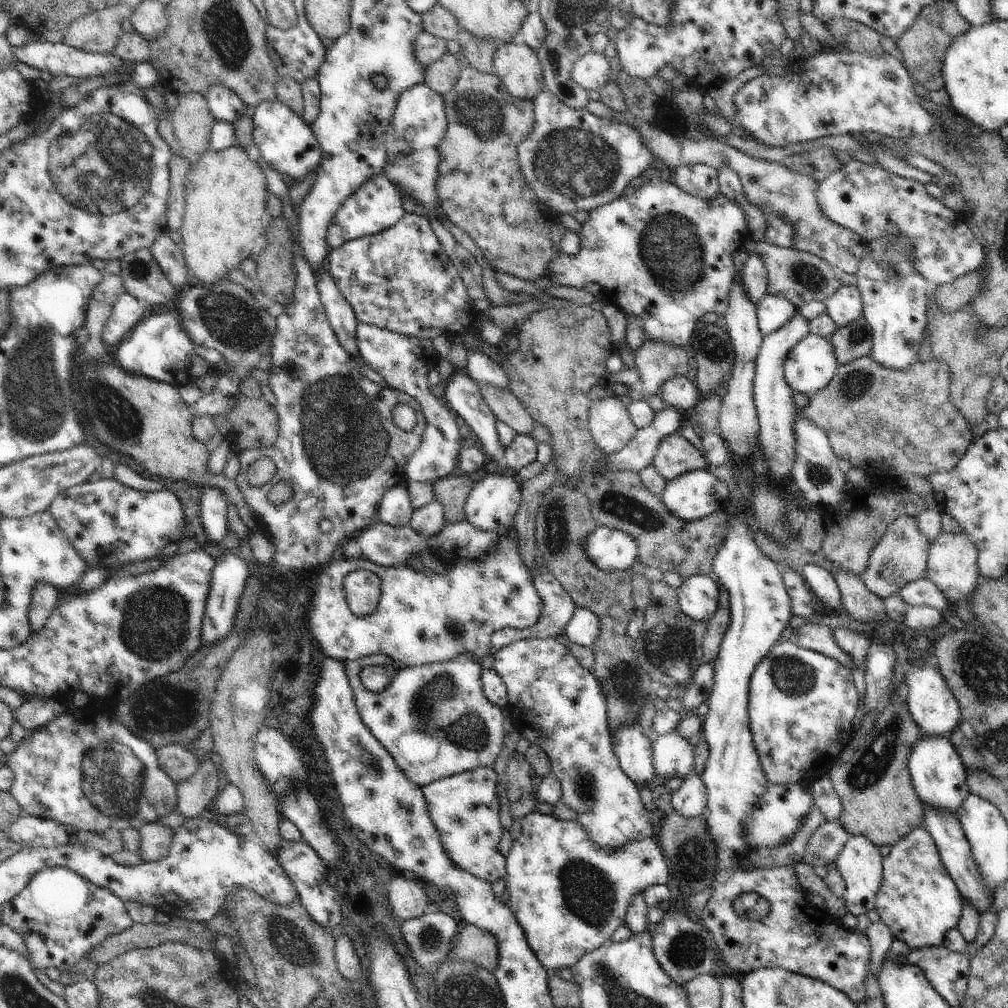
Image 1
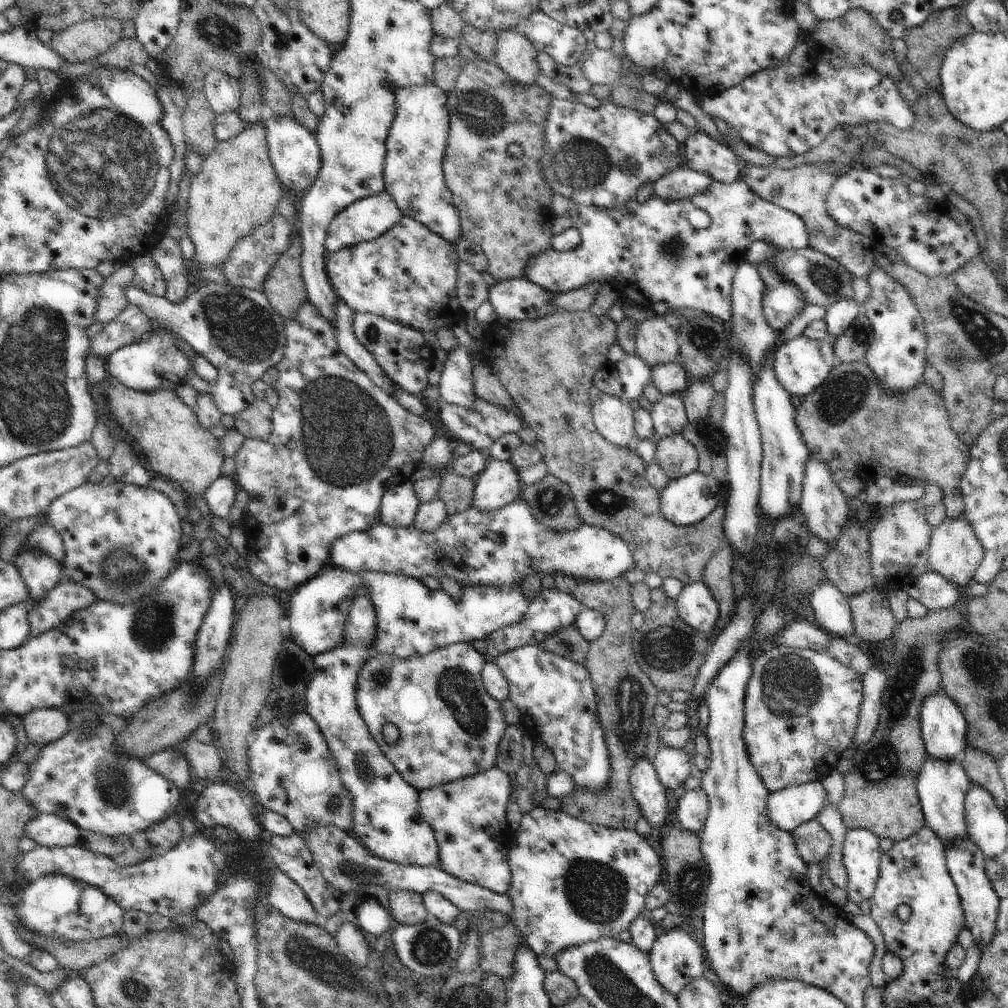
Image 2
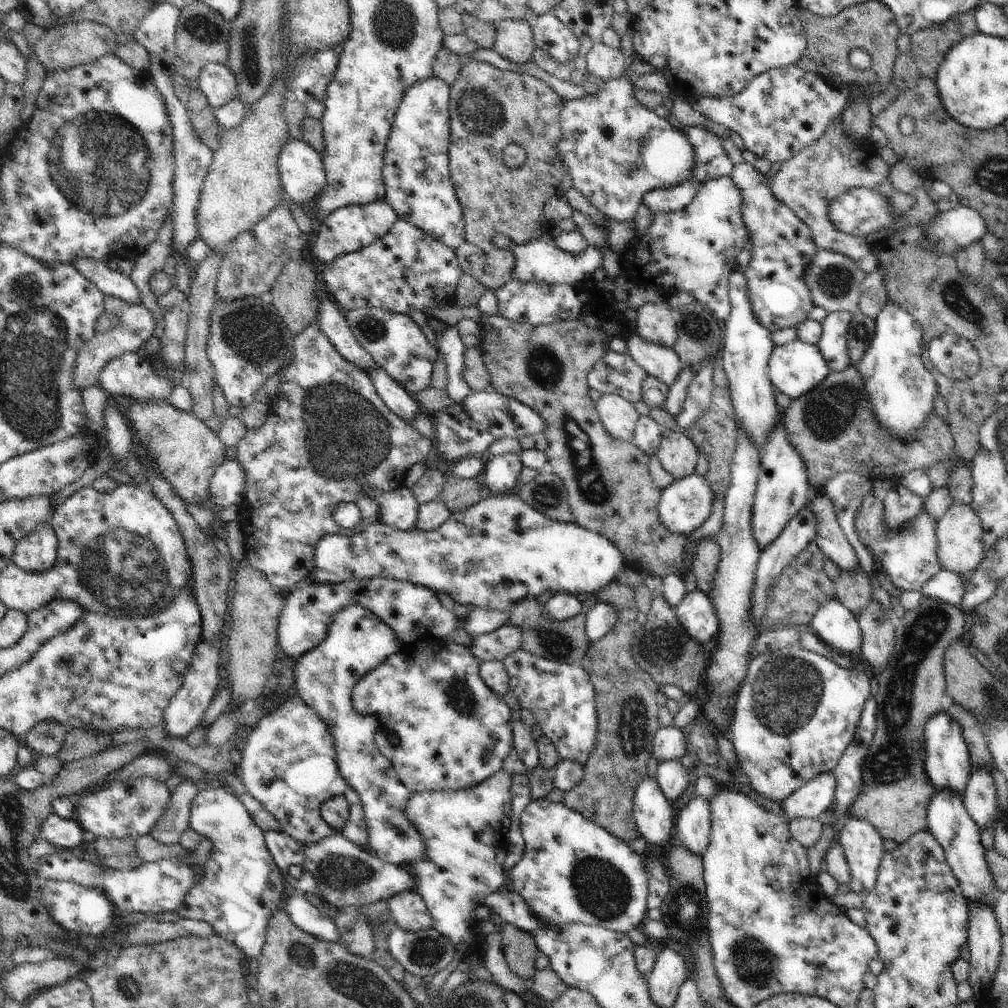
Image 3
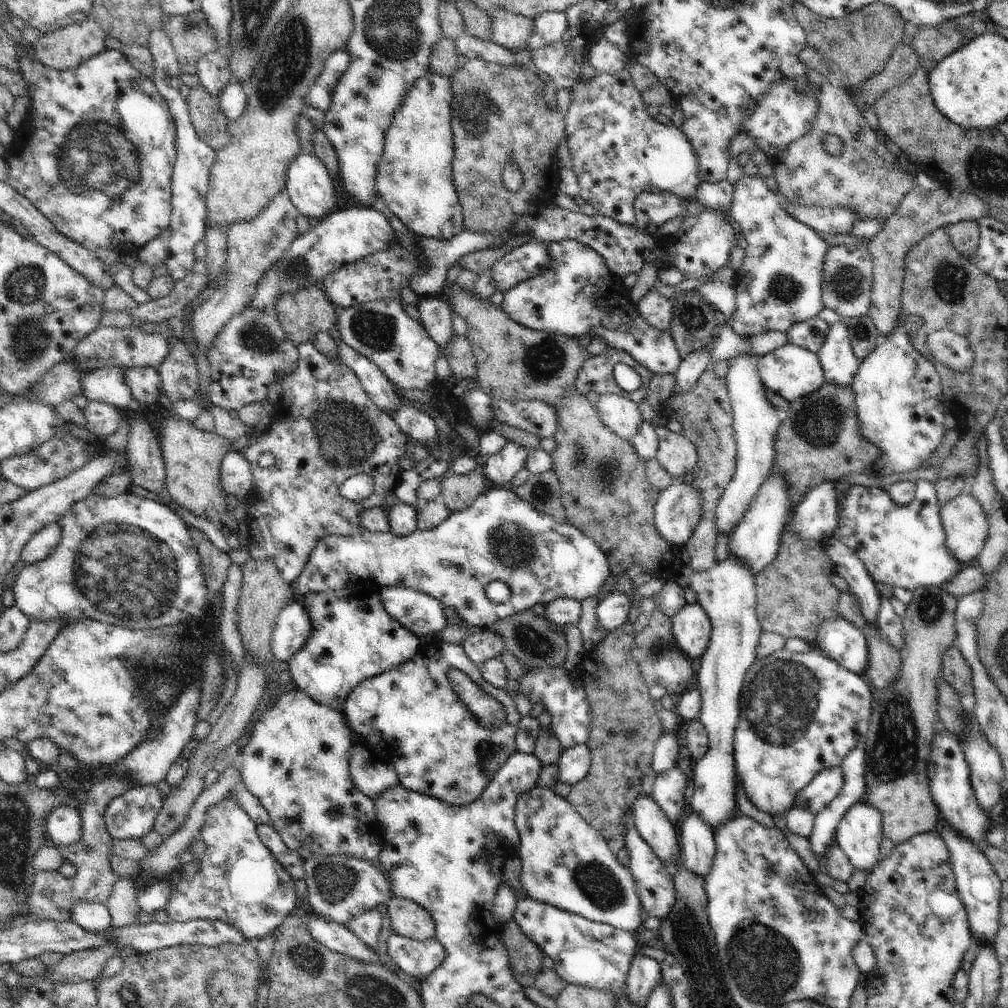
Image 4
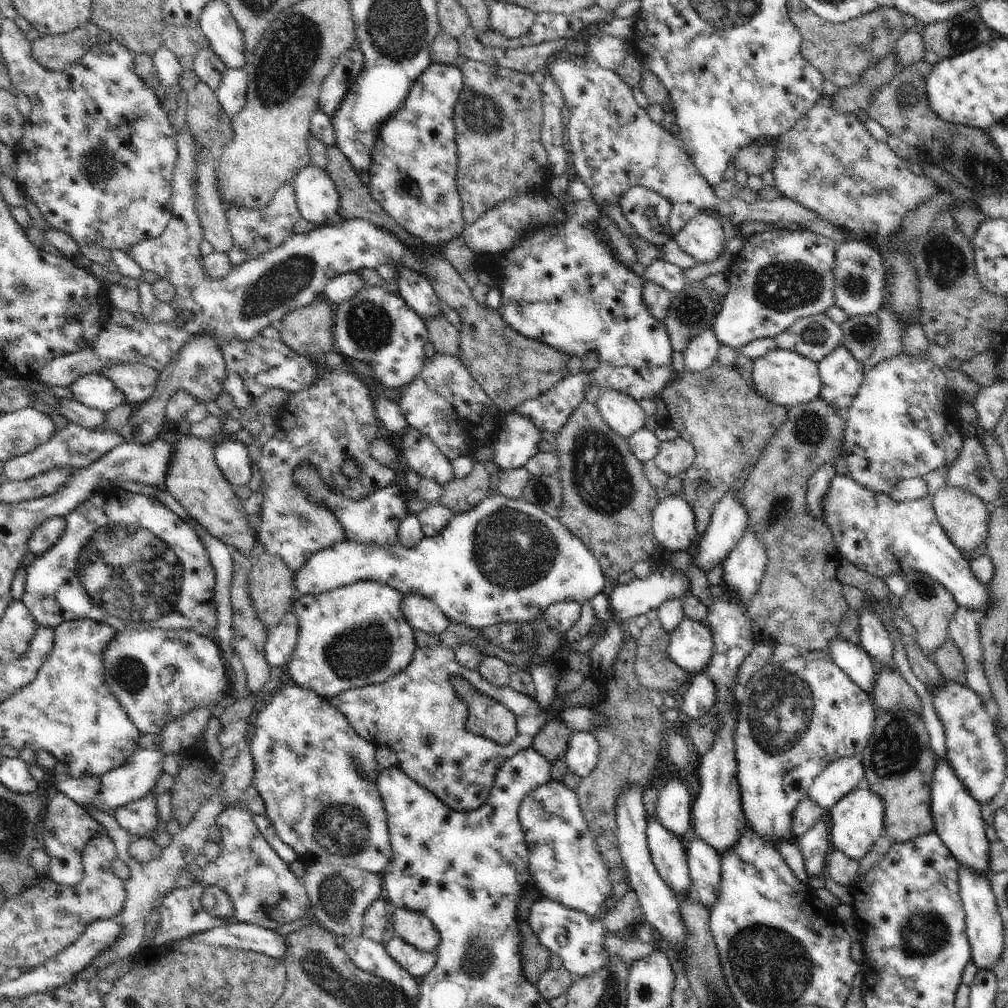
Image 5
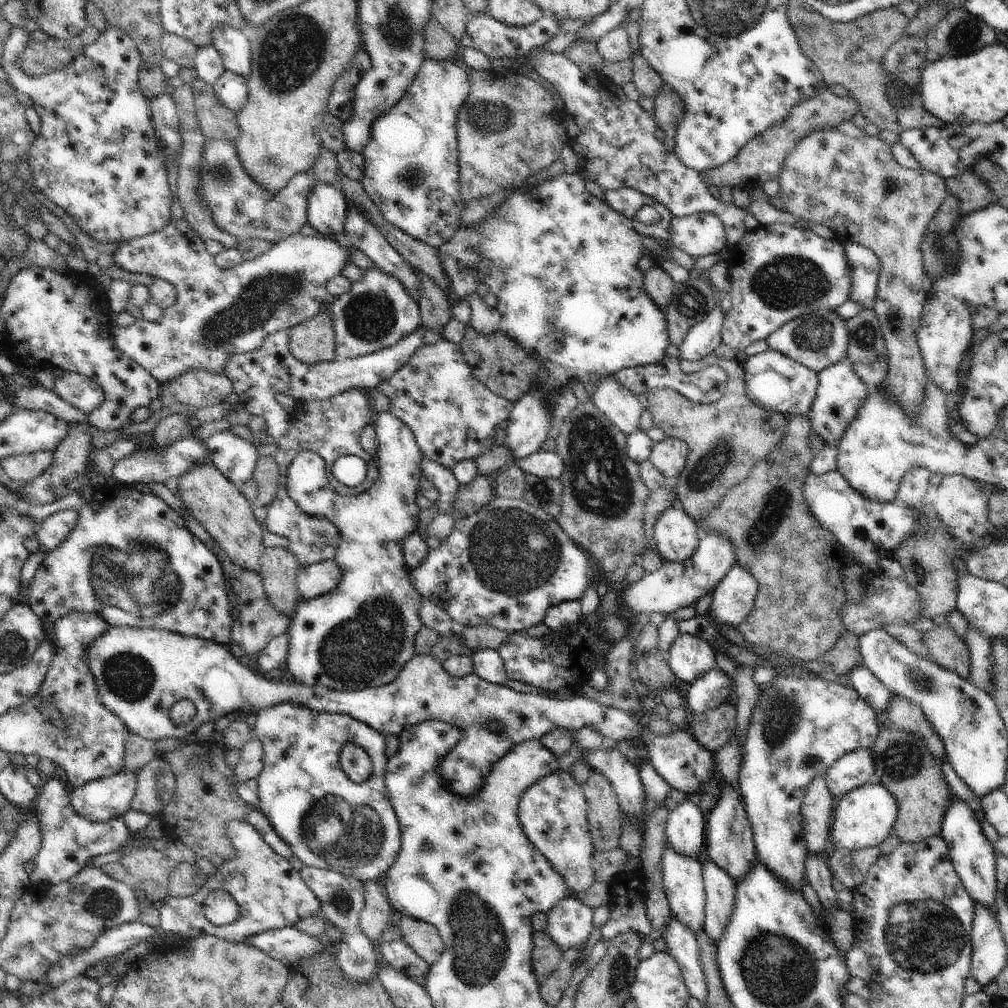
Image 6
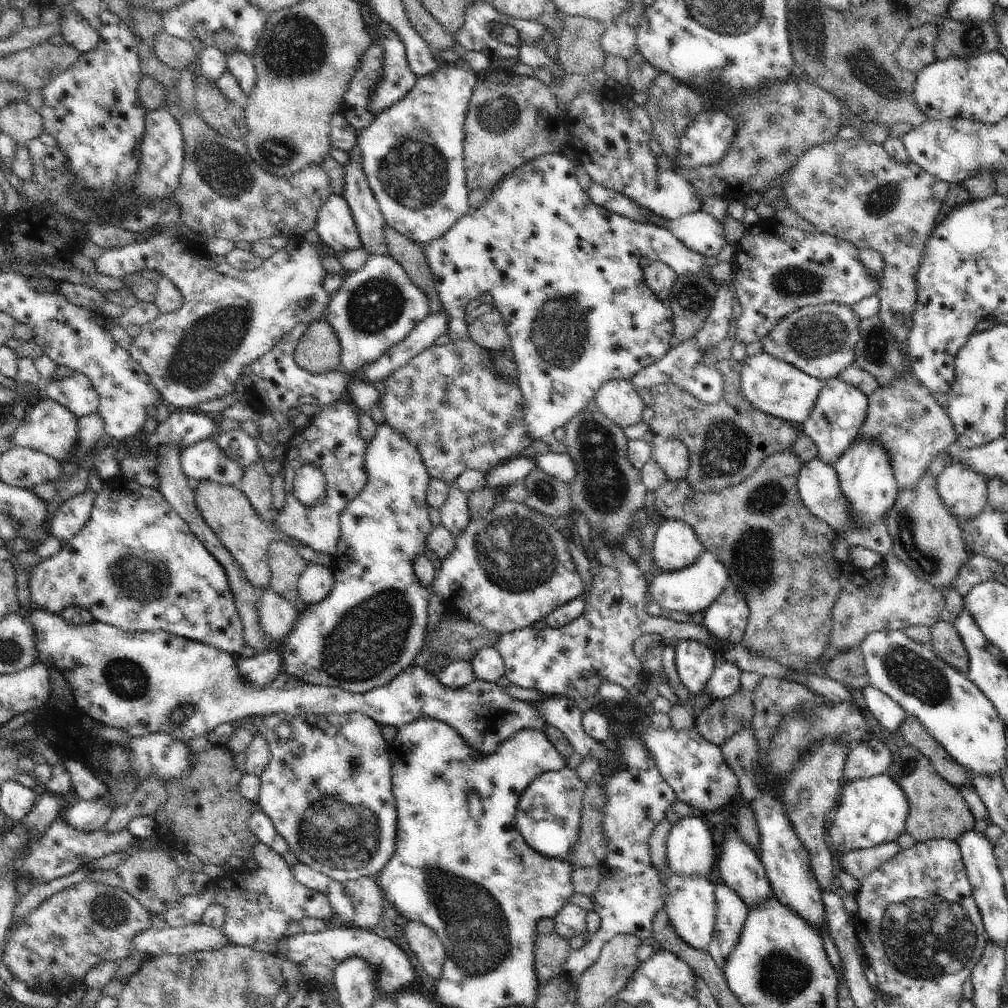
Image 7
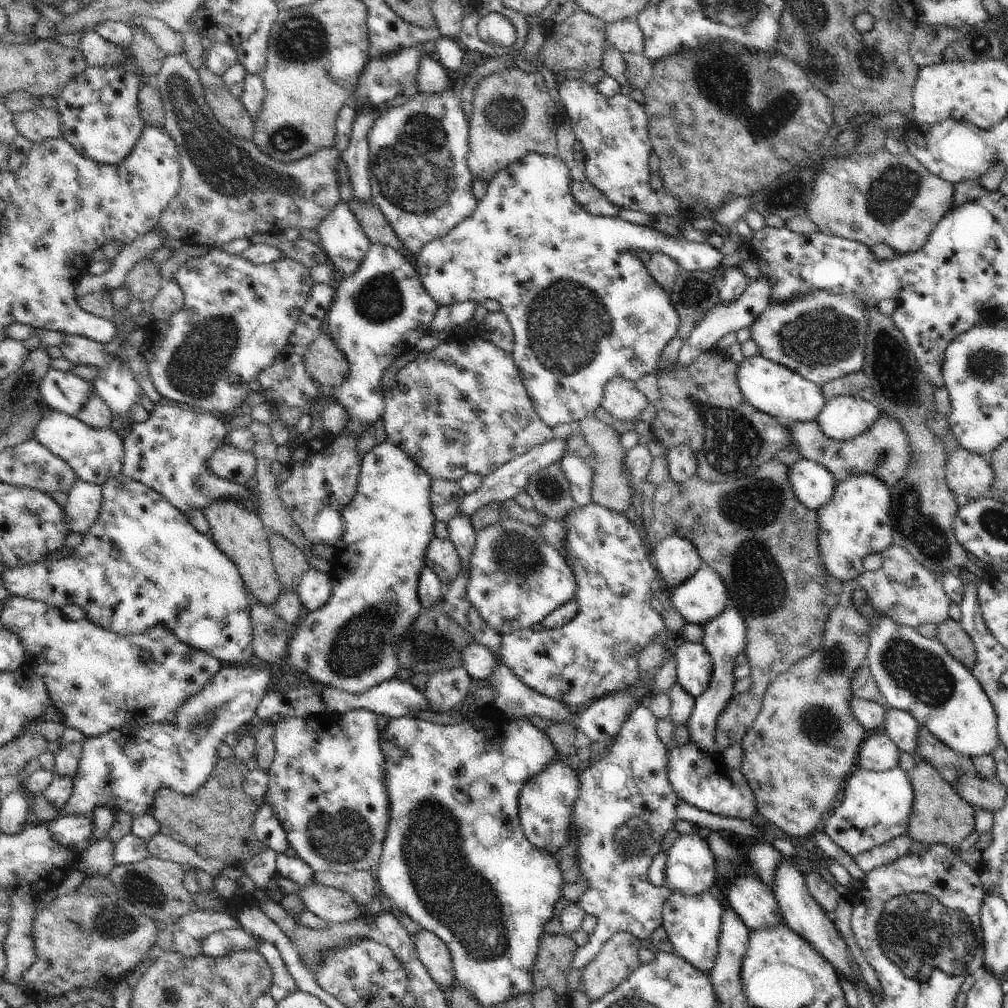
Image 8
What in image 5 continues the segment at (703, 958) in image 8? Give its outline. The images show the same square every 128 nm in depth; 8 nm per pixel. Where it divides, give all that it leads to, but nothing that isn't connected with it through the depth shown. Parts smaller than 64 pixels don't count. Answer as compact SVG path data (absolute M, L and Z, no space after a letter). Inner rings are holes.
M656 815L646 818L646 839L649 852L666 885L680 898L691 894L689 869L686 859L686 841L667 830Z

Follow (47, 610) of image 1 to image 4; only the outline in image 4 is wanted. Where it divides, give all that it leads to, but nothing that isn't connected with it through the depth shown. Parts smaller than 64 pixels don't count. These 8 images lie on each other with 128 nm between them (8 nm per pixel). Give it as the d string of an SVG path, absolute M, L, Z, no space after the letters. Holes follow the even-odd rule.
M51 523L47 525L22 548L19 563L26 566L49 558L56 551L60 540L60 524Z

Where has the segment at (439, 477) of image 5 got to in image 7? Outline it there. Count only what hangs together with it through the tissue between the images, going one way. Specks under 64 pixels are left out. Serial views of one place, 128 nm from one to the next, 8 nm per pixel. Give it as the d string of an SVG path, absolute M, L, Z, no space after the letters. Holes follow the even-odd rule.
M450 485L450 494L446 504L439 510L441 525L452 532L454 538L458 538L463 530L466 530L470 522L468 495L464 494L458 485Z

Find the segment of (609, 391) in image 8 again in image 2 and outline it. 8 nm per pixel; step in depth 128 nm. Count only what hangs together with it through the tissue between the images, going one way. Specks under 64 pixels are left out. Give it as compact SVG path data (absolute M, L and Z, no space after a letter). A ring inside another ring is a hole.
M603 393L592 405L596 430L608 441L622 448L635 442L634 411L621 398Z

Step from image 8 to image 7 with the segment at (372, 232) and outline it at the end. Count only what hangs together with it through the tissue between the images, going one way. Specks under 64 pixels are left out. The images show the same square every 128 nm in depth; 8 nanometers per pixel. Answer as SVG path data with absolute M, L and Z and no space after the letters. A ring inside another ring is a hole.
M387 223L384 226L384 238L386 238L386 246L392 258L400 262L410 280L426 294L430 302L430 315L442 312L443 304L436 294L430 266L428 266L422 246L408 240Z

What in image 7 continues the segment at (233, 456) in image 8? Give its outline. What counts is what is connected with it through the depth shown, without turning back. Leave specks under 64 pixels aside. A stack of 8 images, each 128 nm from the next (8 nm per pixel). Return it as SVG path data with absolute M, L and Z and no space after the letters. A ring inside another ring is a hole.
M214 439L188 446L179 457L184 474L195 482L210 480L236 487L247 471L238 462L232 462Z

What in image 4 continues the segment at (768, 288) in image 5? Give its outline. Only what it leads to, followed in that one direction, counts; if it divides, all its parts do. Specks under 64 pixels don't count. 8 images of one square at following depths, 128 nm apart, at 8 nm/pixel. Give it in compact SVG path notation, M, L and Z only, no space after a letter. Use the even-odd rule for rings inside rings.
M742 176L735 184L735 194L733 199L733 204L731 206L731 217L736 221L741 227L741 234L748 242L748 248L746 248L746 258L744 258L744 264L742 268L737 270L734 280L735 284L733 286L736 289L736 312L734 312L731 320L727 322L722 322L722 325L729 325L738 335L742 336L752 336L760 335L769 331L779 331L782 333L788 333L796 324L805 322L807 319L815 318L825 307L822 303L822 290L823 285L823 265L824 256L829 250L830 246L828 242L825 242L820 236L806 224L800 223L796 217L788 213L786 209L783 208L784 200L778 195L775 195L772 190L768 190L768 186L764 179L758 176Z

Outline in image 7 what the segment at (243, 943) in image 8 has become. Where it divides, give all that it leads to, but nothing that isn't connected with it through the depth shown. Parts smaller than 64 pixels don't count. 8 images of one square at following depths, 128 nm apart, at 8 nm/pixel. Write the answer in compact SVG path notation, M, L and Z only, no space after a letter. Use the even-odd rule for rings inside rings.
M166 925L162 930L148 928L134 938L136 952L185 955L191 952L220 950L228 944L233 944L224 936L224 932L206 925L188 925L182 928L170 928Z

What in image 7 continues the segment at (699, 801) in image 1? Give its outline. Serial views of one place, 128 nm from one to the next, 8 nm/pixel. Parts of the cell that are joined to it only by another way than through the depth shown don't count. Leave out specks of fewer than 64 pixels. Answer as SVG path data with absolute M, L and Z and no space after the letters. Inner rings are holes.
M724 883L716 885L715 894L716 926L708 951L718 968L723 970L728 956L738 946L749 910L744 901L734 894L734 890L730 890Z

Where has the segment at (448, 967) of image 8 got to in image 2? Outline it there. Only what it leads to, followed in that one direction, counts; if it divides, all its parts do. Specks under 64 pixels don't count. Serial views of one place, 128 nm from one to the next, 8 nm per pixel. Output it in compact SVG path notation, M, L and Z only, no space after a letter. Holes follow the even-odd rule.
M397 890L391 892L391 915L401 925L415 925L424 922L429 915L423 901L423 894L409 890Z

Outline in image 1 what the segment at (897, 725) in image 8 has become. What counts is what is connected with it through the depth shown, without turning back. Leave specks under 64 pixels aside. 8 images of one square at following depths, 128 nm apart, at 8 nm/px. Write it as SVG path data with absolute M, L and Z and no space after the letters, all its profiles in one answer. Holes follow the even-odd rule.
M812 564L804 566L802 573L816 600L821 604L821 610L827 608L827 613L842 613L842 596L834 575L829 570Z

